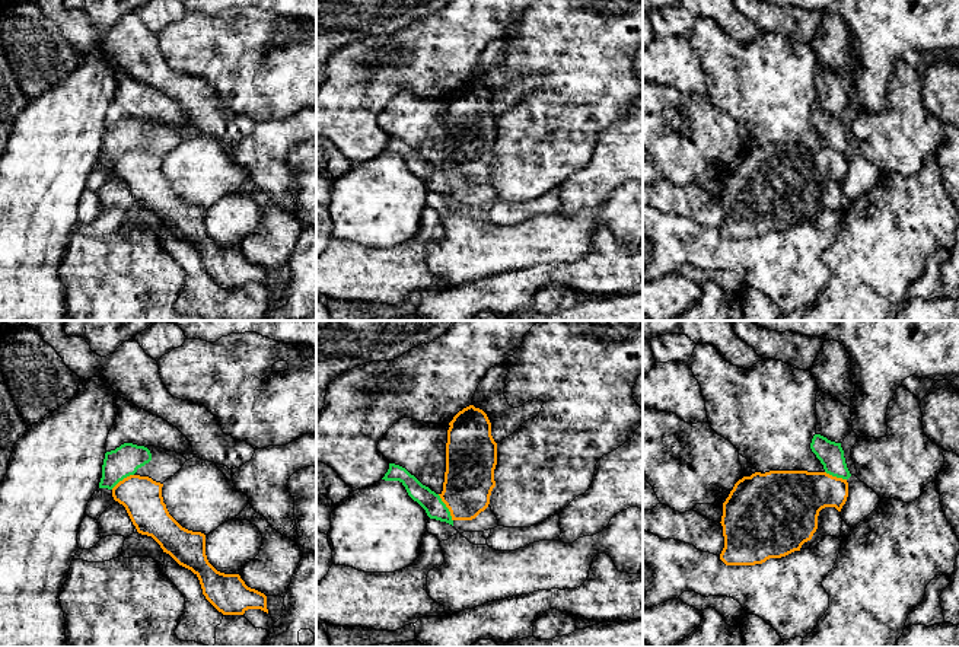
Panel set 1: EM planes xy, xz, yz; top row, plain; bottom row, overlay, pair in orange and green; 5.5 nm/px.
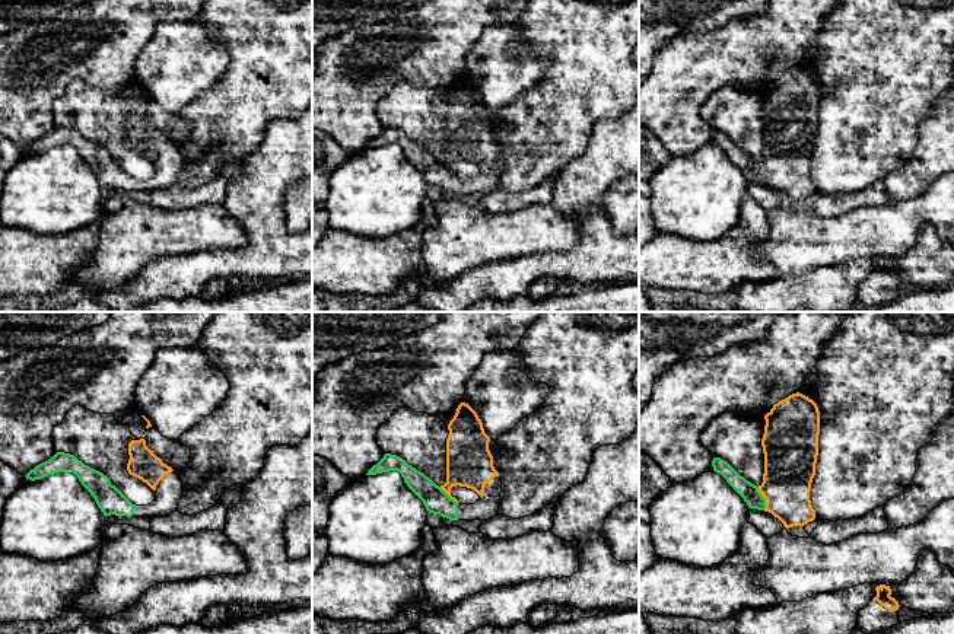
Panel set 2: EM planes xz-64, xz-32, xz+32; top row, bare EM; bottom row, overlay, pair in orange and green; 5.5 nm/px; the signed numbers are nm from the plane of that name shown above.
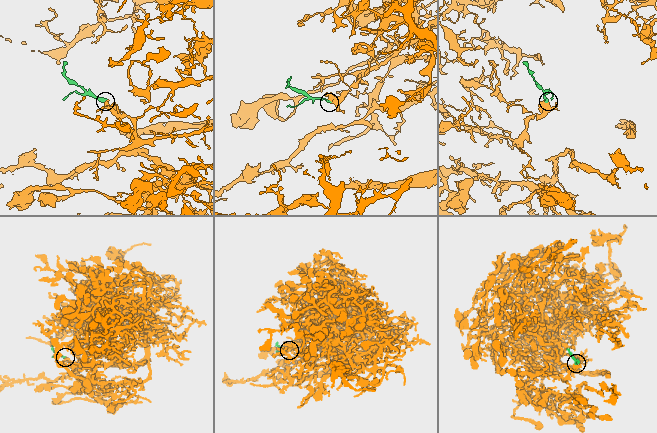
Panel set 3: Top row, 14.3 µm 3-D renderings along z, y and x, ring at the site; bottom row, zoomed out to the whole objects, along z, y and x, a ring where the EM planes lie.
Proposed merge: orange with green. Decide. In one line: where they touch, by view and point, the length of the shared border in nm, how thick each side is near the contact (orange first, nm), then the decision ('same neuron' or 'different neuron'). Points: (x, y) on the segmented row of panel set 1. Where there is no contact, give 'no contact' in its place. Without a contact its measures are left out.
contact xz (446, 506); length 170 nm; calibres 280 and 110 nm; same neuron

